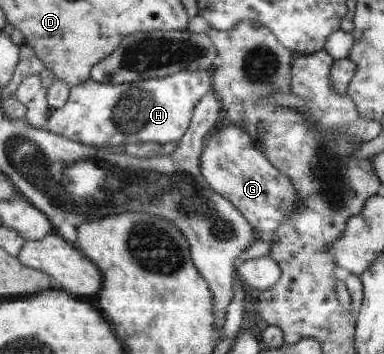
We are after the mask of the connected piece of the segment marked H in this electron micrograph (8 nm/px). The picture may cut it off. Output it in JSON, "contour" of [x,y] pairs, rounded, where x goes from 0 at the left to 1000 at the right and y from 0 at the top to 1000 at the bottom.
{"contour":[[[464,198],[427,220],[391,220],[307,240],[240,223],[182,246],[182,274],[161,305],[122,333],[120,364],[234,415],[276,424],[320,407],[458,401],[490,367],[503,311],[552,257],[539,198]]]}

